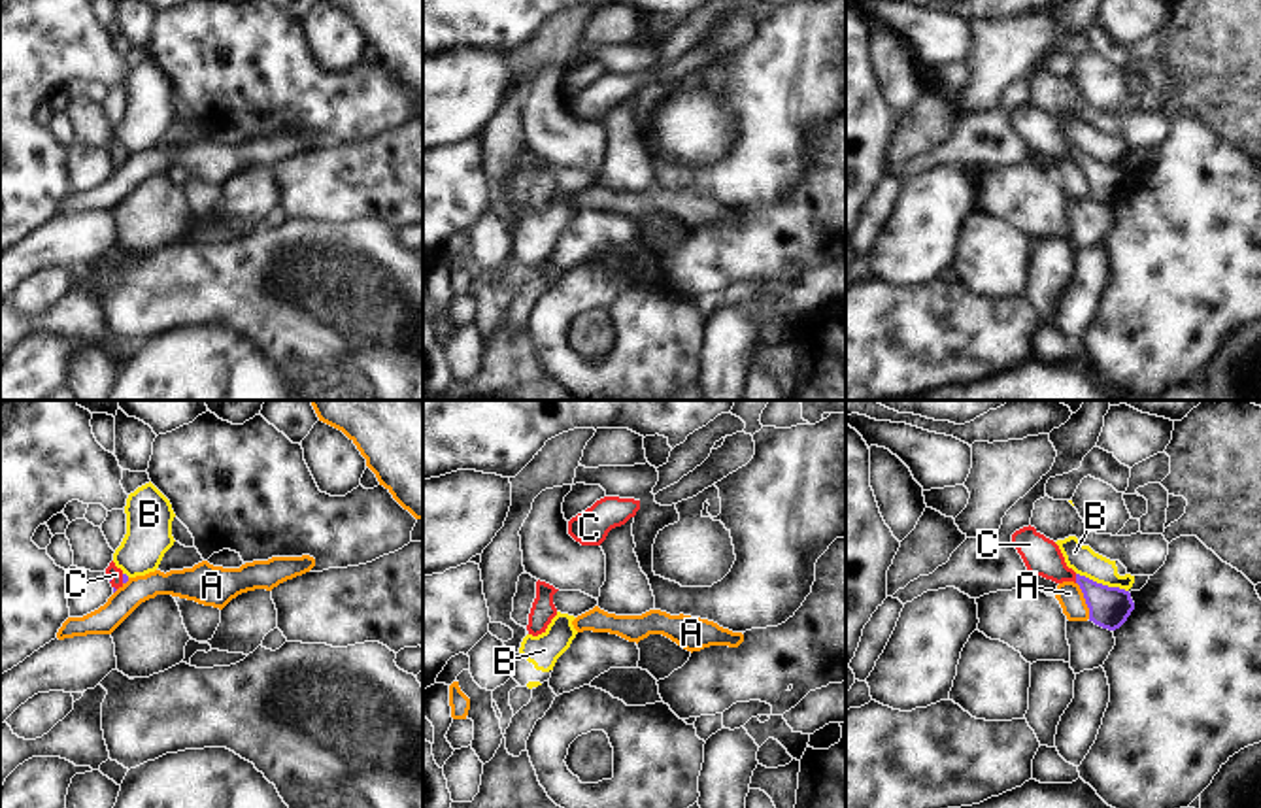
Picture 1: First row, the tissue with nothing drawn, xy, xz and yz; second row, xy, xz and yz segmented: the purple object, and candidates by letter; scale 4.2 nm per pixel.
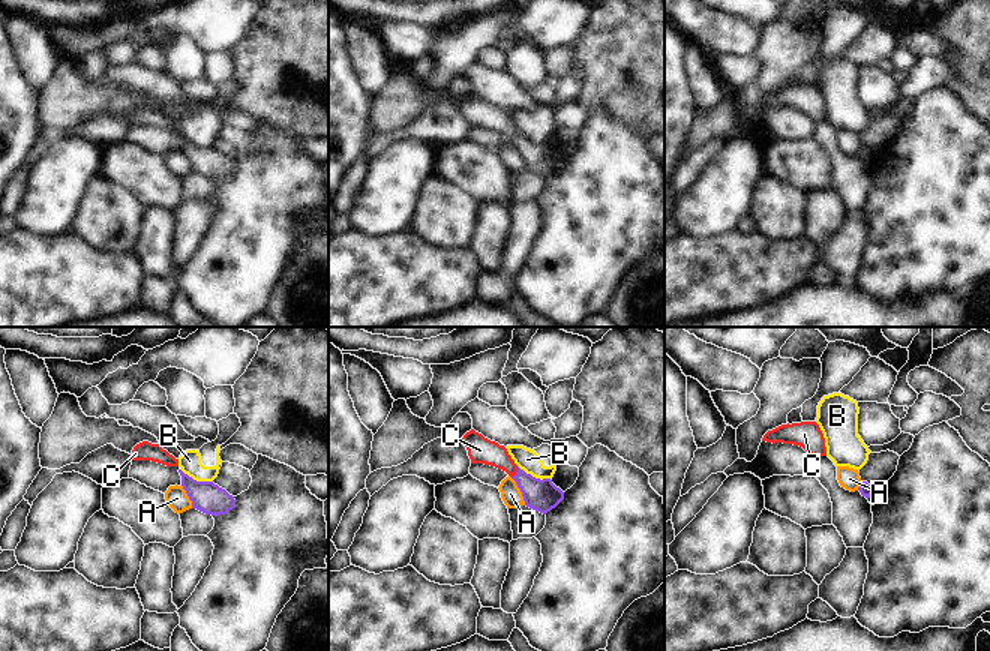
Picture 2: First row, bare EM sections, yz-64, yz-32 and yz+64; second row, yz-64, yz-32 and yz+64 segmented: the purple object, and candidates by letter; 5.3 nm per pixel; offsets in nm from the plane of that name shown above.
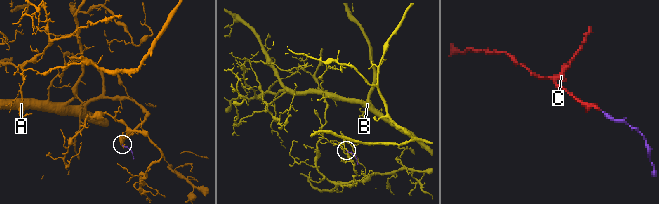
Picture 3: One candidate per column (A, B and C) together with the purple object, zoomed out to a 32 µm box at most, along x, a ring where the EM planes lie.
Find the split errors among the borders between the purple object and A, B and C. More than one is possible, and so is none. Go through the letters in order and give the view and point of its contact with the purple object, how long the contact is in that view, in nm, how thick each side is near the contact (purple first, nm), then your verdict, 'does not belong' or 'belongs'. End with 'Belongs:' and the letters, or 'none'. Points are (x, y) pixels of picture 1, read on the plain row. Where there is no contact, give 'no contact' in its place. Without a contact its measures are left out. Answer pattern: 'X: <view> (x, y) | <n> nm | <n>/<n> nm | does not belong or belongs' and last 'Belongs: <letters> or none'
A: yz (1086, 178) | 170 nm | 180/110 nm | does not belong
B: yz (1101, 161) | 240 nm | 180/120 nm | does not belong
C: yz (1076, 155) | 40 nm | 180/160 nm | belongs
Belongs: C

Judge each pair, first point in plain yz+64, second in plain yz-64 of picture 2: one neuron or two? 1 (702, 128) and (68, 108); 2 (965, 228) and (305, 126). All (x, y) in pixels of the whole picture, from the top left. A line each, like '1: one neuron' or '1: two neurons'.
1: one neuron
2: two neurons

